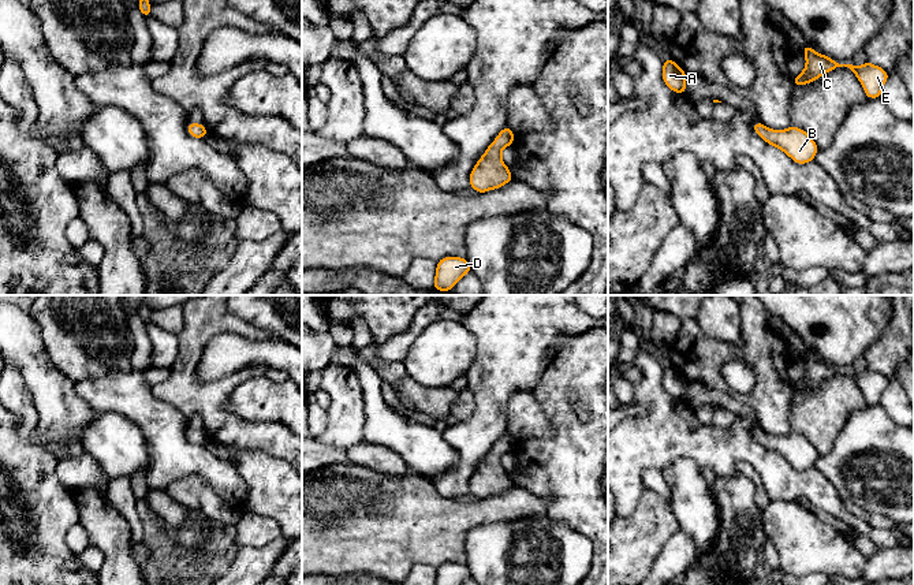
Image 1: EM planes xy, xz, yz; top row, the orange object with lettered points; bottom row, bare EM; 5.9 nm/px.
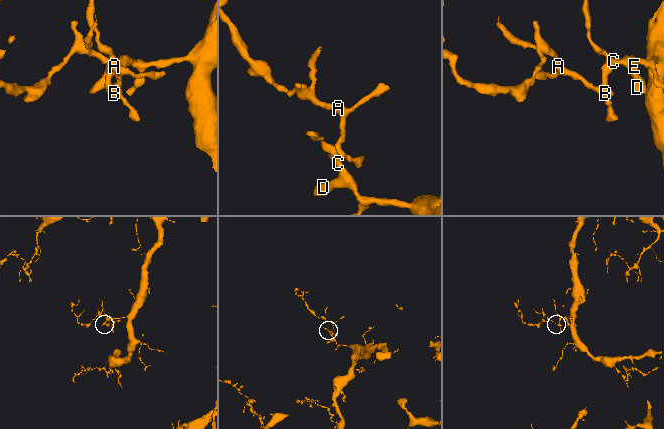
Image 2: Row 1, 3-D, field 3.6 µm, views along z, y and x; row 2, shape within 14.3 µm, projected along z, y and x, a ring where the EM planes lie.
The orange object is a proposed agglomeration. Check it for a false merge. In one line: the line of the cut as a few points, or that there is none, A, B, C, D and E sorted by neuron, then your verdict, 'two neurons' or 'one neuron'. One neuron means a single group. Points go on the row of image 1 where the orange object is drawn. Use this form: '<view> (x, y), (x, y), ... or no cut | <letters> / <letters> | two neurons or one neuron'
no cut | A B C D E | one neuron

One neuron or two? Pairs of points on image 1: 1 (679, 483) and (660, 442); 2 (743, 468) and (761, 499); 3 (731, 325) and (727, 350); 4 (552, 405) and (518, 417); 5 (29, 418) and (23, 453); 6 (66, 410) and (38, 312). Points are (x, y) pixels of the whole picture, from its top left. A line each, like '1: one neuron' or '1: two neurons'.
1: two neurons
2: one neuron
3: two neurons
4: two neurons
5: two neurons
6: two neurons

